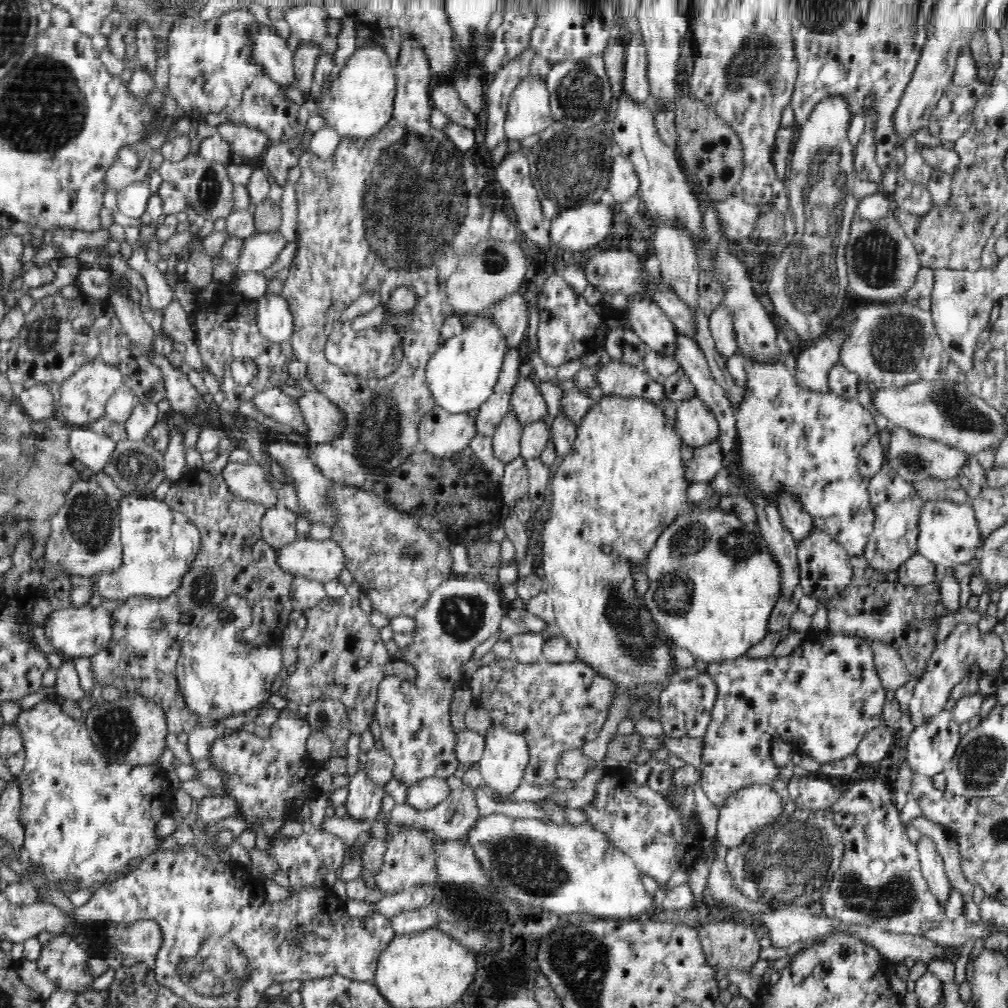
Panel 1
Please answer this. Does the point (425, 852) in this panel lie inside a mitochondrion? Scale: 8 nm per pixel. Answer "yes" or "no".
yes

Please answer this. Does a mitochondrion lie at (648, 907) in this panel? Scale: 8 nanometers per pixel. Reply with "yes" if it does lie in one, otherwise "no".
no

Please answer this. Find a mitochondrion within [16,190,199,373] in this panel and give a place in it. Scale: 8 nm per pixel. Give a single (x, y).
(40, 335)

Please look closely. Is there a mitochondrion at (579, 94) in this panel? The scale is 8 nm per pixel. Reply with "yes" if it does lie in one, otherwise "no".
yes

